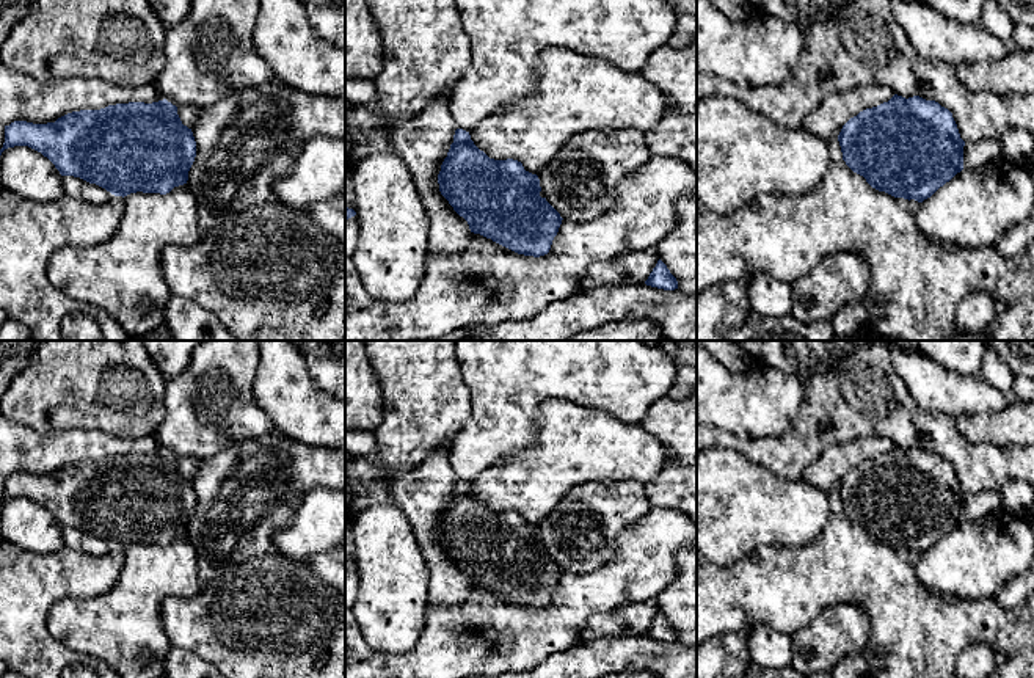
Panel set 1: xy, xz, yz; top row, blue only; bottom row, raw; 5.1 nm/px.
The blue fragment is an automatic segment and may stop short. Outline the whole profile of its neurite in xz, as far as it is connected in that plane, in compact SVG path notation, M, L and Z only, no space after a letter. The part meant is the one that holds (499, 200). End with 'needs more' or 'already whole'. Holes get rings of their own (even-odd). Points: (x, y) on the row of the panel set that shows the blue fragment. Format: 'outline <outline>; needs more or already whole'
outline M457 129L441 165L438 184L441 195L468 221L471 232L518 254L540 257L549 253L563 218L540 196L538 176L526 171L521 162L490 159L474 144L469 132Z; already whole

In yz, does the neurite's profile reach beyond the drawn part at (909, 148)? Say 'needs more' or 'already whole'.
already whole

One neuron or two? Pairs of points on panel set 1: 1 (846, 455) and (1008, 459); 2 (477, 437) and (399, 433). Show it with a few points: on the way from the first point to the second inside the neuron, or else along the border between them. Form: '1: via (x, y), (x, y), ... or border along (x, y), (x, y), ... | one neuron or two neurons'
1: border along (846, 440), (887, 437), (896, 444) | two neurons
2: border along (469, 400), (469, 416), (447, 449) | two neurons

